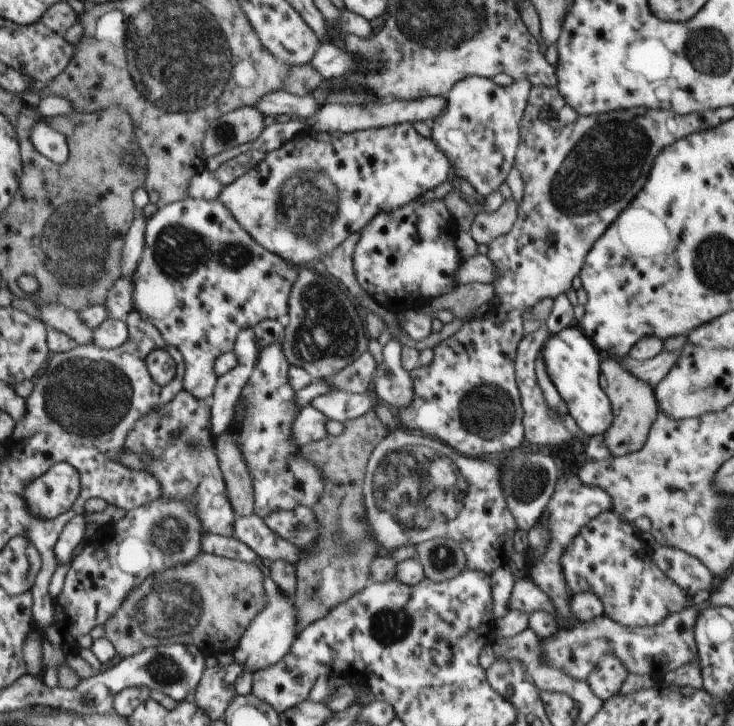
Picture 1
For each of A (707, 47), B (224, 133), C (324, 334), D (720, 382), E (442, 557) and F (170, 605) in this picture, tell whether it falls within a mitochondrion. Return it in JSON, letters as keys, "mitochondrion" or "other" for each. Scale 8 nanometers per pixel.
{"A":"mitochondrion","B":"mitochondrion","C":"mitochondrion","D":"other","E":"mitochondrion","F":"mitochondrion"}

